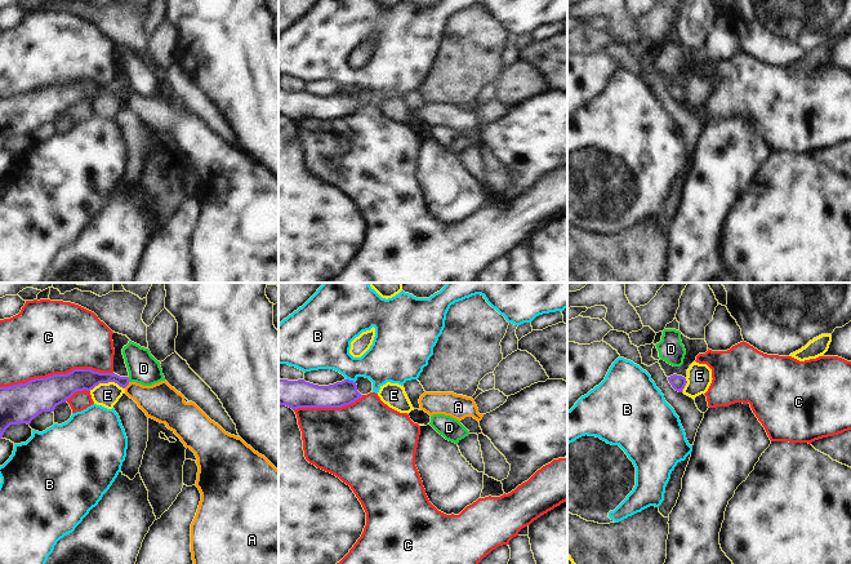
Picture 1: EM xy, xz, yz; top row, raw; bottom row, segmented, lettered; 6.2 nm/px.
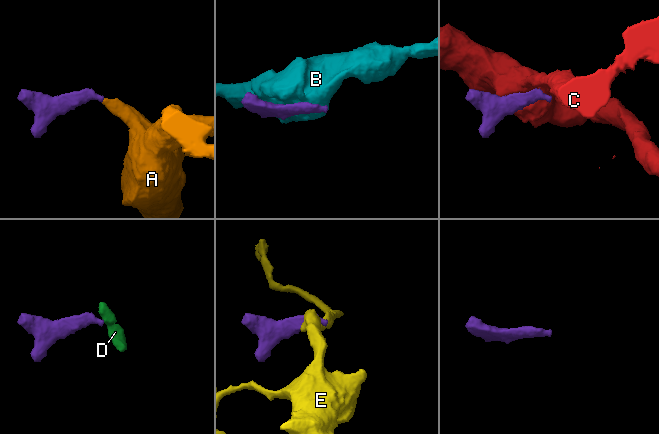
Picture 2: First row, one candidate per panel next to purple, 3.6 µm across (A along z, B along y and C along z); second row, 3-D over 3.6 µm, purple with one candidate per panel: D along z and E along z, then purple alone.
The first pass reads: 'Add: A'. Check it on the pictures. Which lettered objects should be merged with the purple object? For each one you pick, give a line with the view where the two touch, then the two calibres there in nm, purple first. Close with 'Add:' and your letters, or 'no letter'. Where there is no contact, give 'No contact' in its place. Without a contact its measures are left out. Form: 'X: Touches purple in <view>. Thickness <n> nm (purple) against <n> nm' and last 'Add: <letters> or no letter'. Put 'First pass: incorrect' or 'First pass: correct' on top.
First pass: correct
A: Touches purple in xy. Thickness 120 nm (purple) against 240 nm
Add: A.

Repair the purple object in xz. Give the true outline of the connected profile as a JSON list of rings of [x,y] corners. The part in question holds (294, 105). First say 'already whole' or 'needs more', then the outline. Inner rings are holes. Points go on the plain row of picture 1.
already whole | [[[279,89],[279,115],[289,119],[342,119],[361,110],[357,96],[344,90],[329,97],[318,97],[304,90]]]

